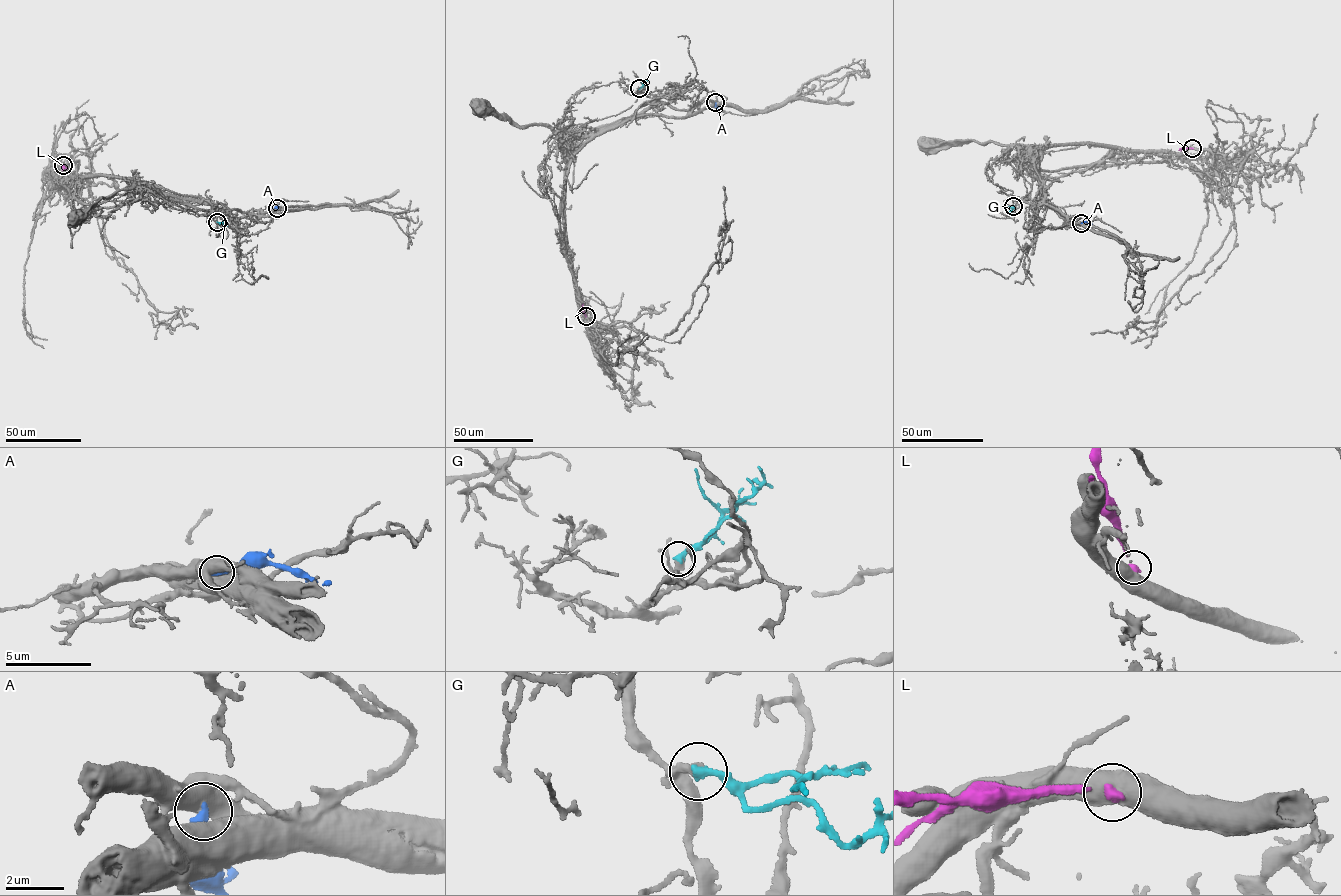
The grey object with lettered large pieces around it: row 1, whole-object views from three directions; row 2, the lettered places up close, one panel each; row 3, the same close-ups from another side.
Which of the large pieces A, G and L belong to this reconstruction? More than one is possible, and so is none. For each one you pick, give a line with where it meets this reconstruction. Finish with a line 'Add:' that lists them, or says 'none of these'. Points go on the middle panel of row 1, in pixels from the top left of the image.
G: meets grey at (639, 88)
Add: G

